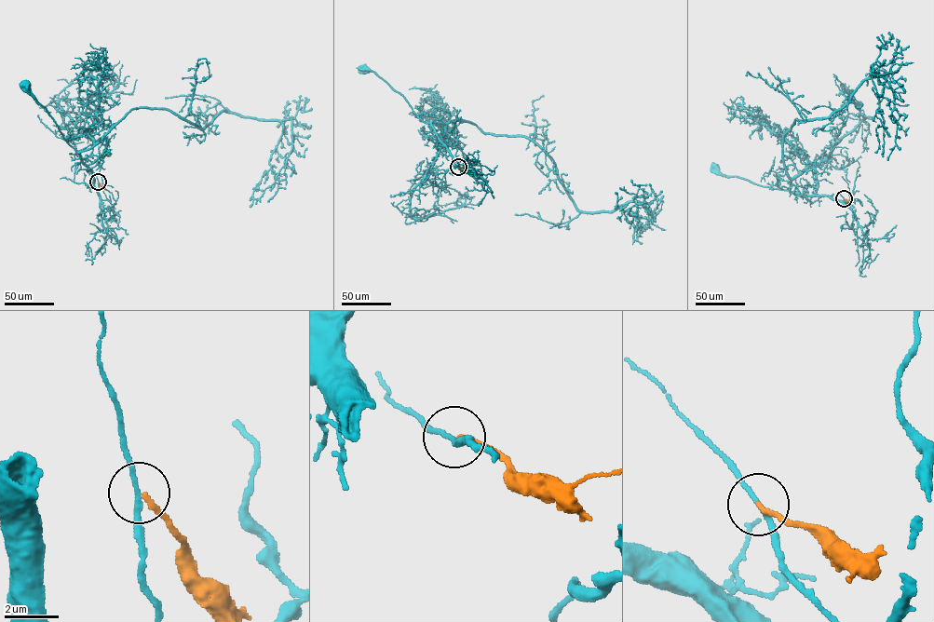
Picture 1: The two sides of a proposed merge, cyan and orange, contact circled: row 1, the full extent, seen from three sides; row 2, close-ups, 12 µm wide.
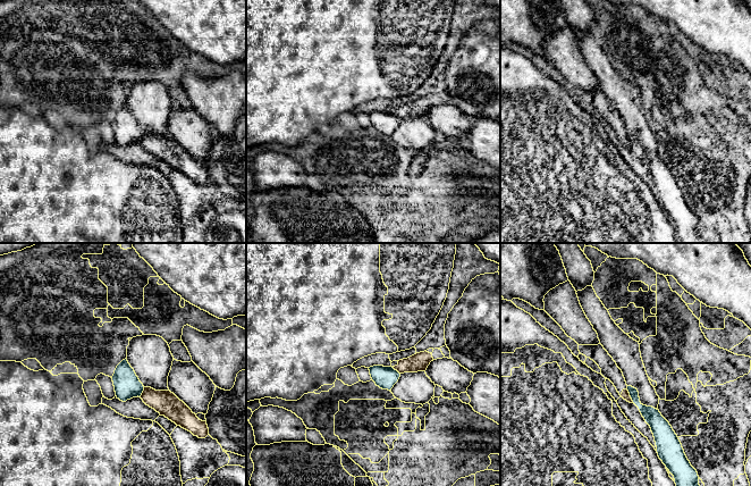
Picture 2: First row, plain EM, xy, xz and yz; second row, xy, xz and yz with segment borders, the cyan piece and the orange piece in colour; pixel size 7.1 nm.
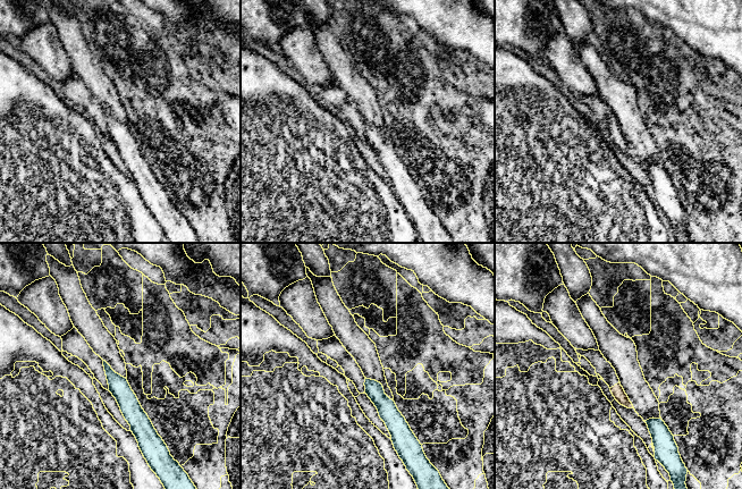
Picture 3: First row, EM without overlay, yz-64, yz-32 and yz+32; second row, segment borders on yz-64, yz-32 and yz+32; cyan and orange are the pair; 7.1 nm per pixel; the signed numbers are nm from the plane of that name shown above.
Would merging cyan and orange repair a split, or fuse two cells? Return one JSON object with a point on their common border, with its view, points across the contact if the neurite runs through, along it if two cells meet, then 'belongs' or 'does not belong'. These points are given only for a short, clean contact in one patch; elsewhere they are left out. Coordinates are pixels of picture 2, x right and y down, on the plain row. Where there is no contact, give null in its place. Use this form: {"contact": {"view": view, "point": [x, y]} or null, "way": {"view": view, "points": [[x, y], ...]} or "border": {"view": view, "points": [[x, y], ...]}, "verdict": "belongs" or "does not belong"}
{"contact": {"view": "yz", "point": [630, 141]}, "border": {"view": "yz", "points": [[626, 134], [633, 148]]}, "verdict": "does not belong"}

